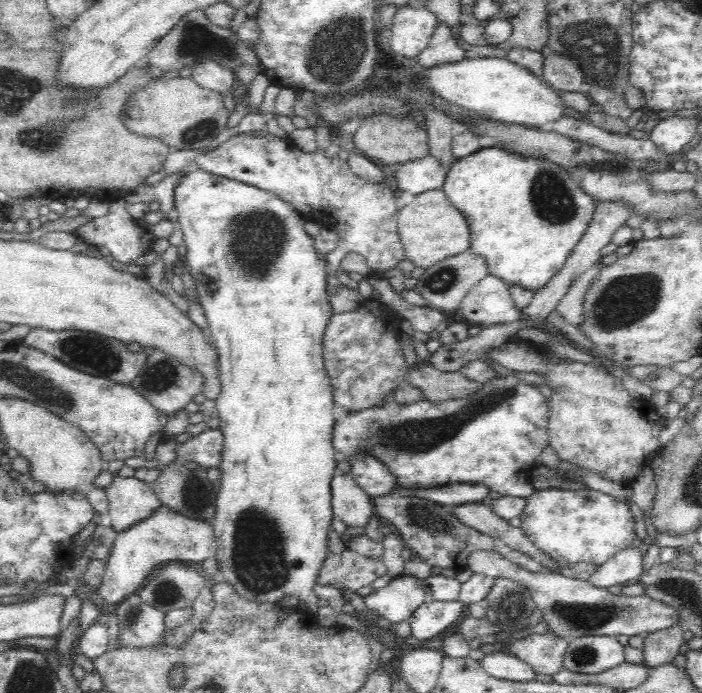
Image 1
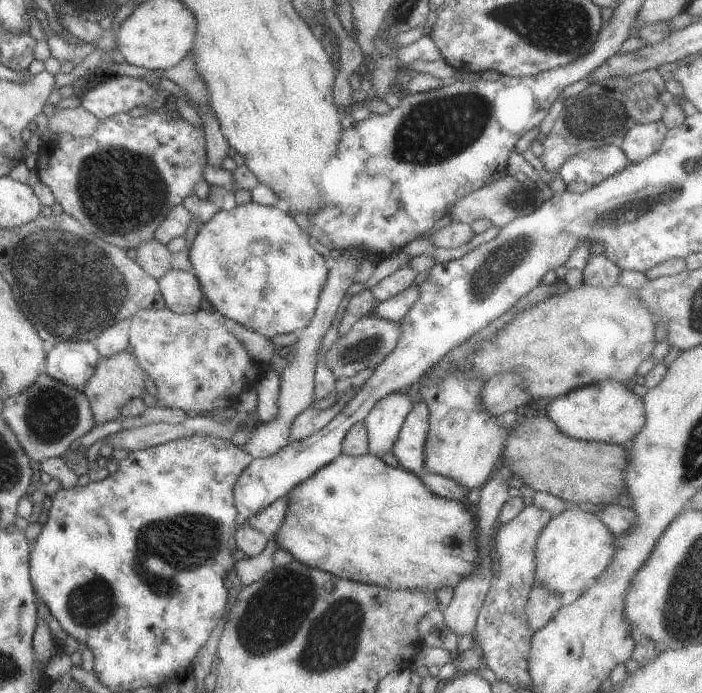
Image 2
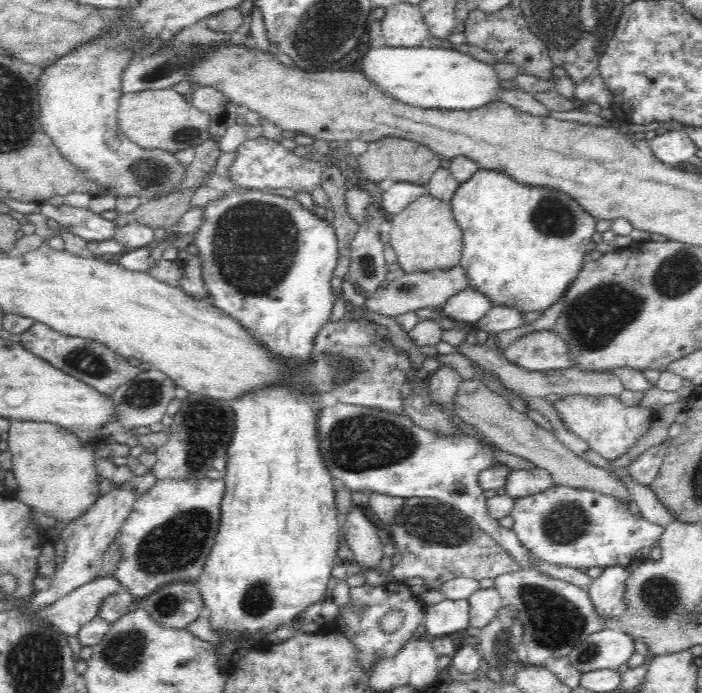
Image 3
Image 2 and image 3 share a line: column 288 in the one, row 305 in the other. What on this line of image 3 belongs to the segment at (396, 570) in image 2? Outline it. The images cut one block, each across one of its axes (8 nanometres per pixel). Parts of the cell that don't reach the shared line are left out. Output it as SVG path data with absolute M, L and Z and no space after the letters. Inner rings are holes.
M479 168L470 180L459 185L450 205L462 231L459 265L468 277L468 286L488 297L492 306L516 308L522 314L542 314L565 296L586 261L587 243L596 232L596 220L566 194L518 184L510 175L497 170Z

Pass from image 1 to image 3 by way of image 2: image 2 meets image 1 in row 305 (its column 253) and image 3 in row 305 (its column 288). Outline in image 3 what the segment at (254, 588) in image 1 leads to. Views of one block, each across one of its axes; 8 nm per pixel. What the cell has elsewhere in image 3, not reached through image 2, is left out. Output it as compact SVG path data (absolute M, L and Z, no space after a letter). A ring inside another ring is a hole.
M234 191L220 202L208 204L193 244L198 246L197 256L202 261L201 271L210 303L239 320L250 336L263 342L279 358L289 360L293 366L306 364L313 352L314 338L329 321L335 302L330 280L338 247L331 223L303 207L296 198L283 198L267 191L244 194Z

